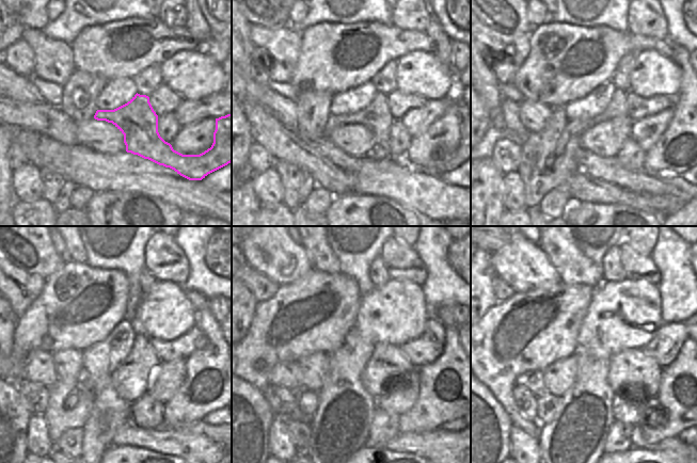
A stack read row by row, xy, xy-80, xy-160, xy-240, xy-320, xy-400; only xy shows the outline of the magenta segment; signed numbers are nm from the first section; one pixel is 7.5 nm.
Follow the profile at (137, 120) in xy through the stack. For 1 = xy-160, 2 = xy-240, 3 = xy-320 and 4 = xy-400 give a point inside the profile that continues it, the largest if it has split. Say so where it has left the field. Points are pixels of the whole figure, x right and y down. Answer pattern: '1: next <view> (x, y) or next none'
1: next xy-160 (569, 145)
2: next xy-240 (83, 390)
3: next xy-320 (307, 401)
4: next xy-400 (548, 404)

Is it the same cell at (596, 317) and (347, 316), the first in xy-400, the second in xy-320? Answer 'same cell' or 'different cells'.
different cells

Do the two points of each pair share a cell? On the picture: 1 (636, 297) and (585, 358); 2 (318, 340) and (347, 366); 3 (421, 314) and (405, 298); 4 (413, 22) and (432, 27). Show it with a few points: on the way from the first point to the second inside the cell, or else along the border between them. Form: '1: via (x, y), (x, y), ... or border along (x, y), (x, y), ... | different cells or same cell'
1: border along (574, 352), (581, 349), (602, 349), (610, 357) | different cells
2: border along (347, 333), (344, 341), (337, 348), (327, 353) | different cells
3: via (416, 309), (409, 302) | same cell
4: border along (429, 11), (429, 22), (424, 30) | different cells

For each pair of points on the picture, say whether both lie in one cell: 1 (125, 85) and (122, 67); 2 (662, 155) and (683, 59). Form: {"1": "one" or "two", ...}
{"1": "two", "2": "one"}

